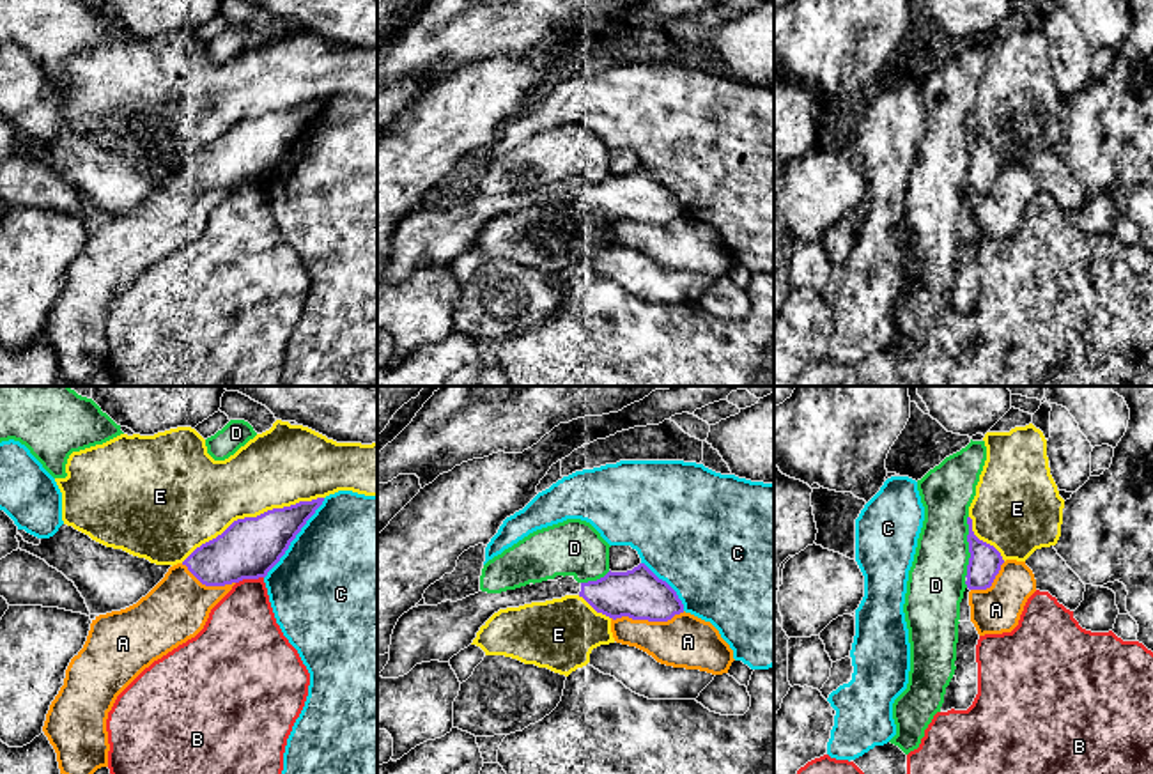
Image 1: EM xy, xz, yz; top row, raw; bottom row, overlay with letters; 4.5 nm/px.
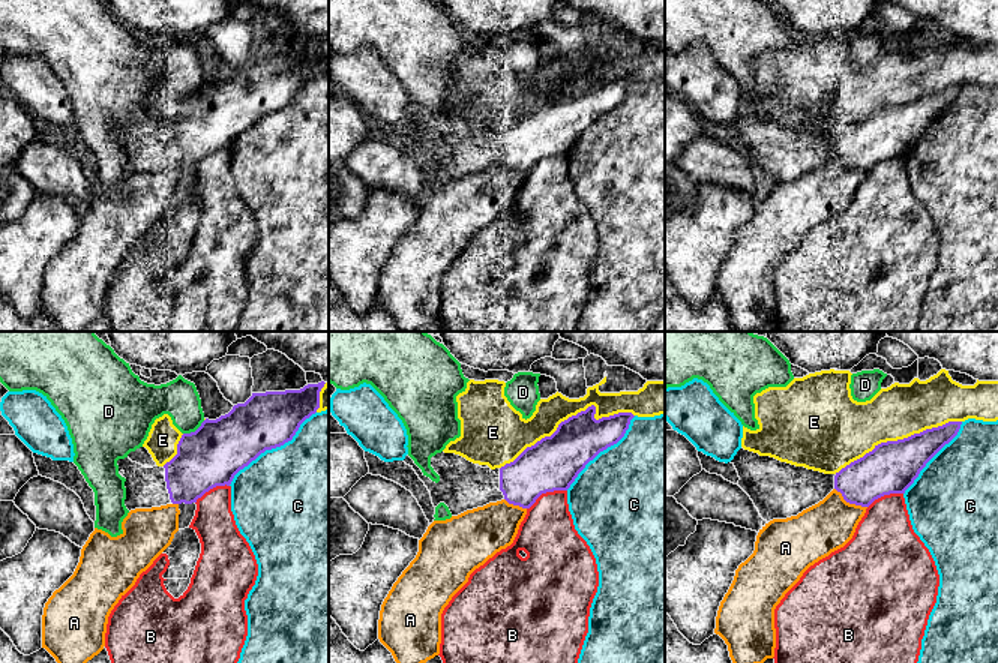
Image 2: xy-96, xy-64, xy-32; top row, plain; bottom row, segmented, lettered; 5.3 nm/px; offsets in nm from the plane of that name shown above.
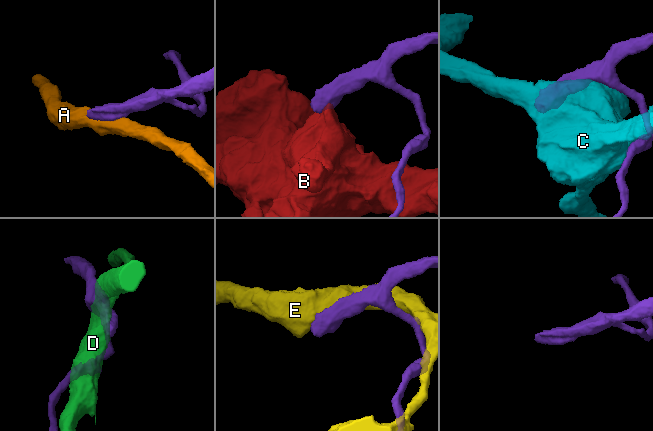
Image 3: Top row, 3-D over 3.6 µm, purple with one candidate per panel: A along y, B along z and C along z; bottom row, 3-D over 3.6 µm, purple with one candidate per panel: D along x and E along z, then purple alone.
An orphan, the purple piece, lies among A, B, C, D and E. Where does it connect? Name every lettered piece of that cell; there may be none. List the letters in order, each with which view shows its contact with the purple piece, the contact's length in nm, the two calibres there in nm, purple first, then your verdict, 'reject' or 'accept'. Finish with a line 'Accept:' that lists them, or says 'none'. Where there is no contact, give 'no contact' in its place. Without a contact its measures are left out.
A: meets purple in xz; contact 340 nm long; 220 nm thick on the purple side, 240 nm on the other; reject
B: meets purple in xy; contact 130 nm long; 280 nm thick on the purple side, 320 nm on the other; reject
C: meets purple in xy; contact 460 nm long; 280 nm thick on the purple side, 500 nm on the other; reject
D: meets purple in yz; contact 280 nm long; 150 nm thick on the purple side, 260 nm on the other; reject
E: meets purple in xy; contact 700 nm long; 280 nm thick on the purple side, 360 nm on the other; reject
Accept: none

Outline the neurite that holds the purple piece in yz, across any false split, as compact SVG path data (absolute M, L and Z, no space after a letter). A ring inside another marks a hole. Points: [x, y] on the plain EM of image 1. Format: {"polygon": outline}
{"polygon": "M967 120L967 128L969 128L967 145L969 145L971 161L967 168L965 188L969 193L987 193L992 190L1004 163L994 149L979 143L974 138L971 120Z"}

